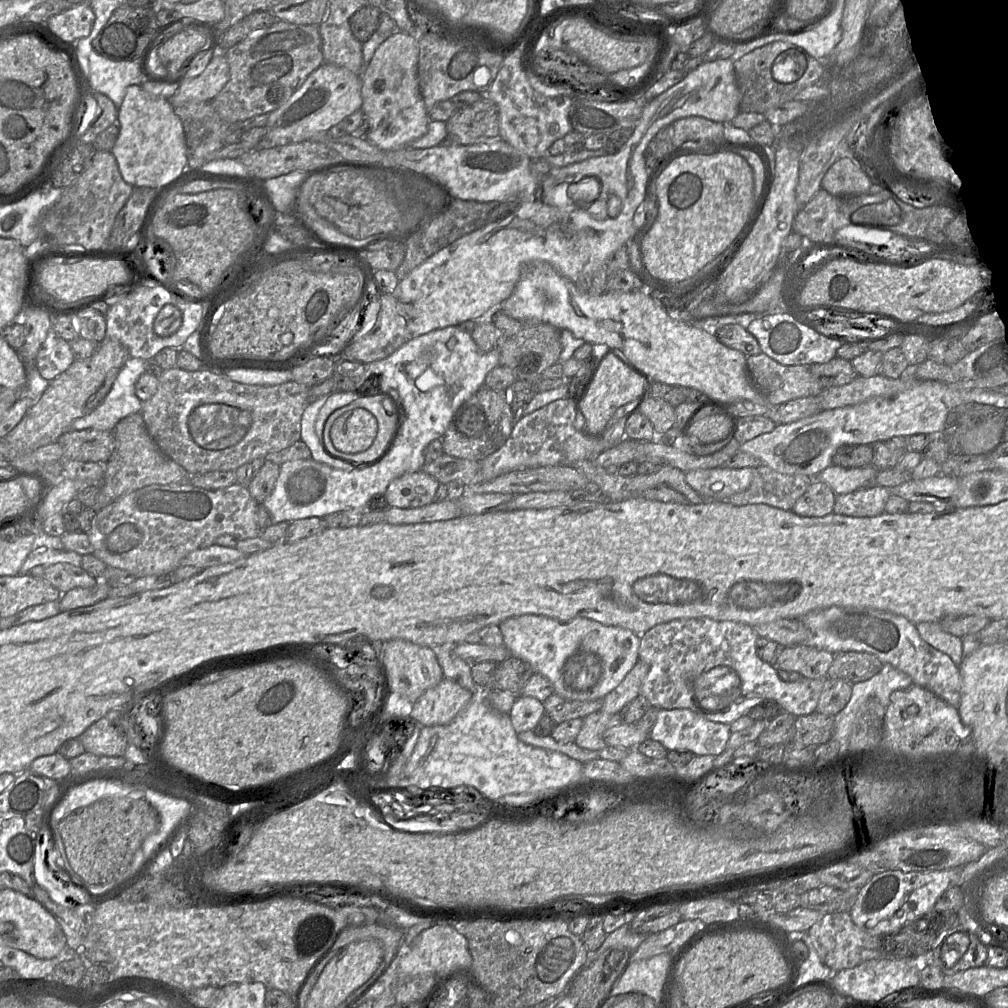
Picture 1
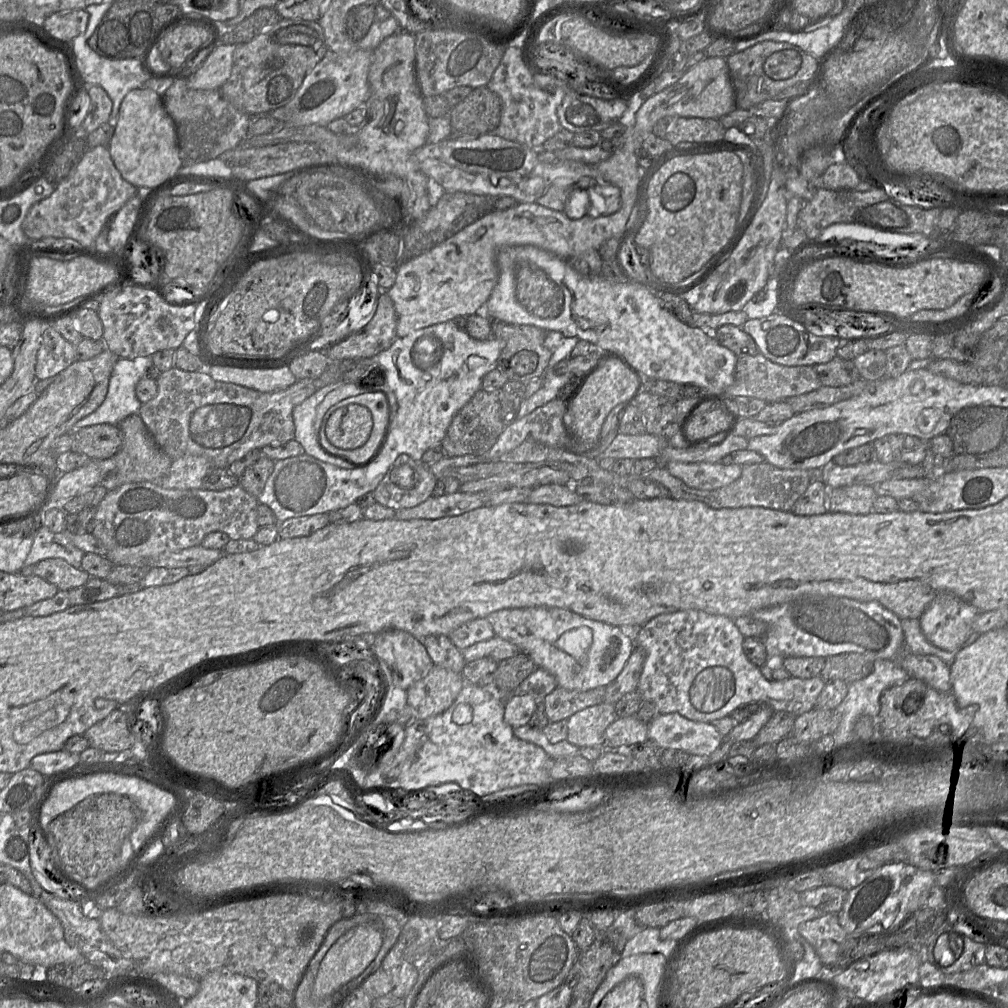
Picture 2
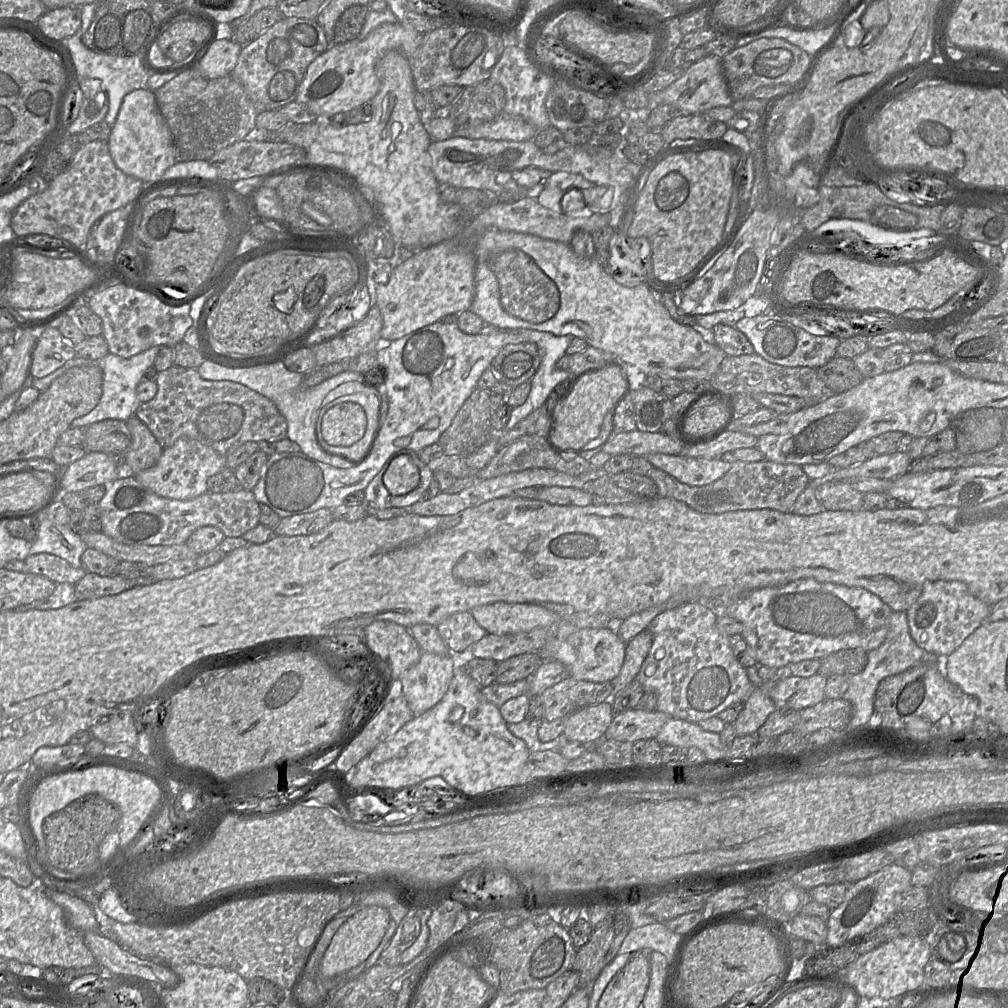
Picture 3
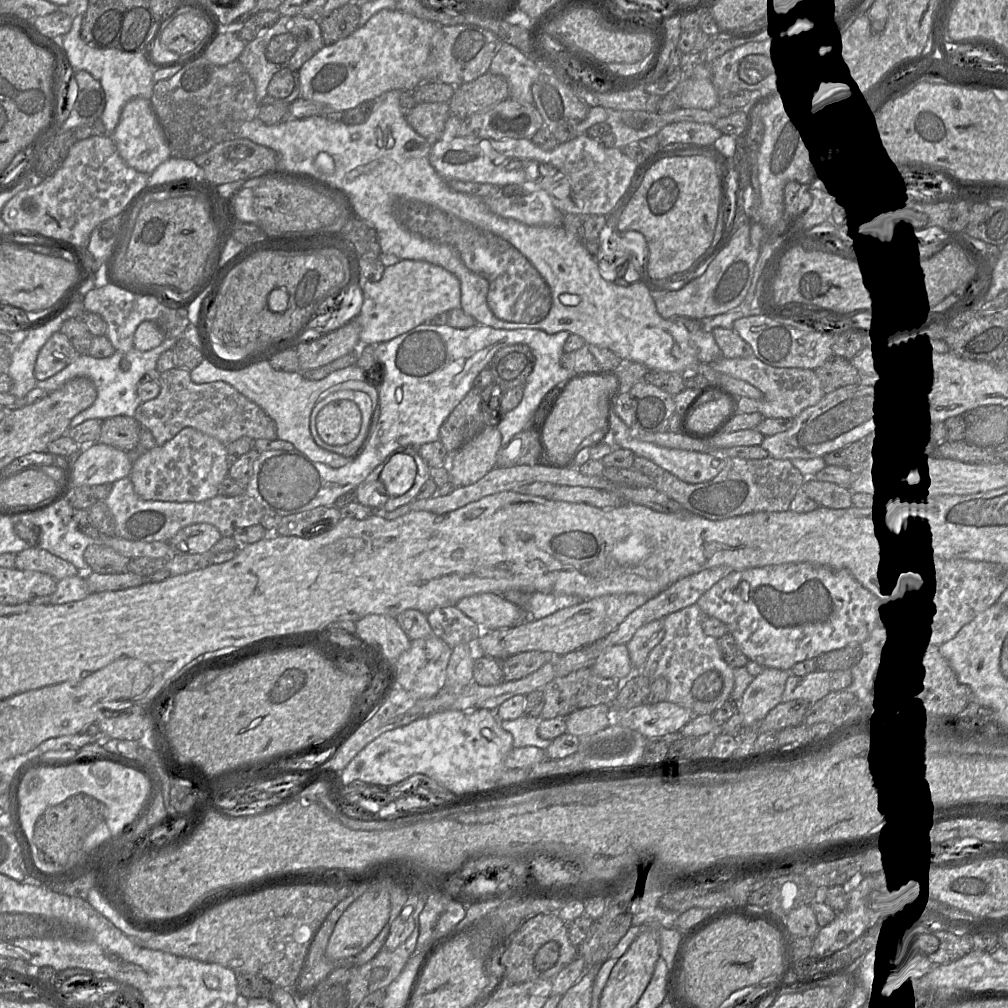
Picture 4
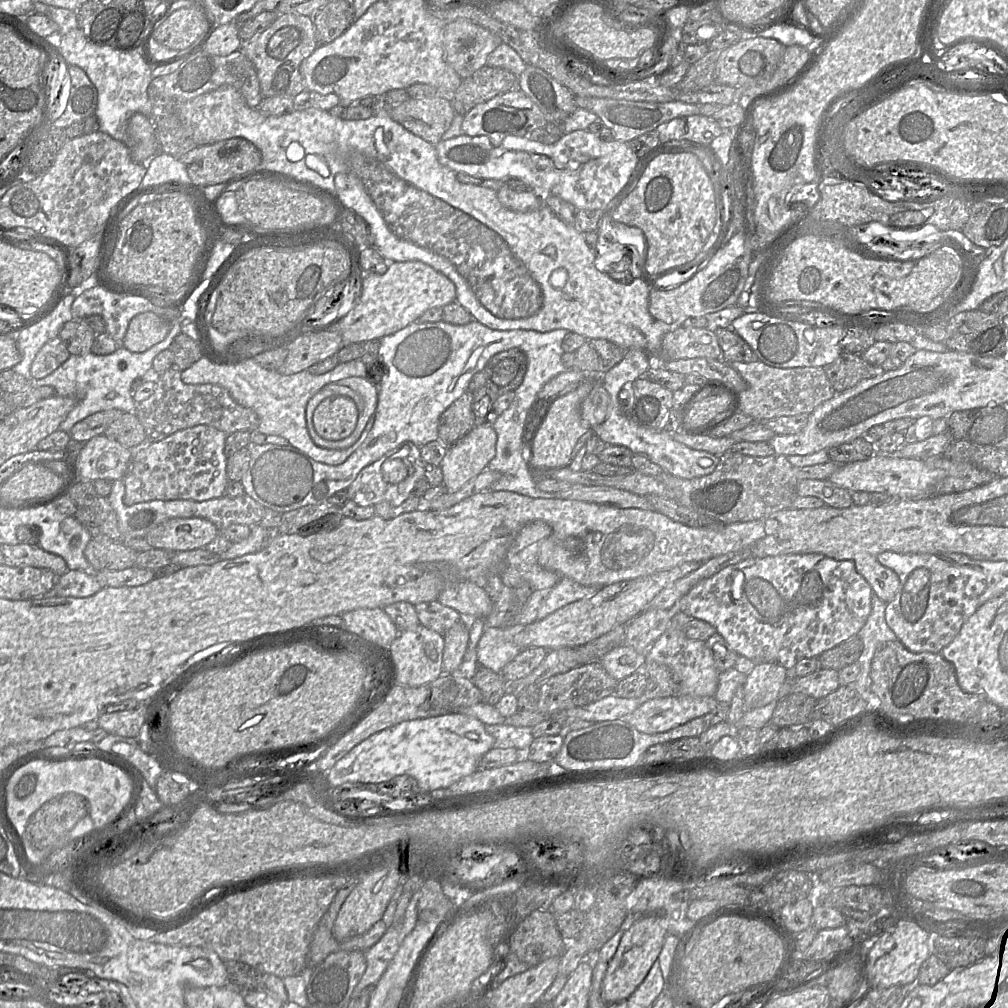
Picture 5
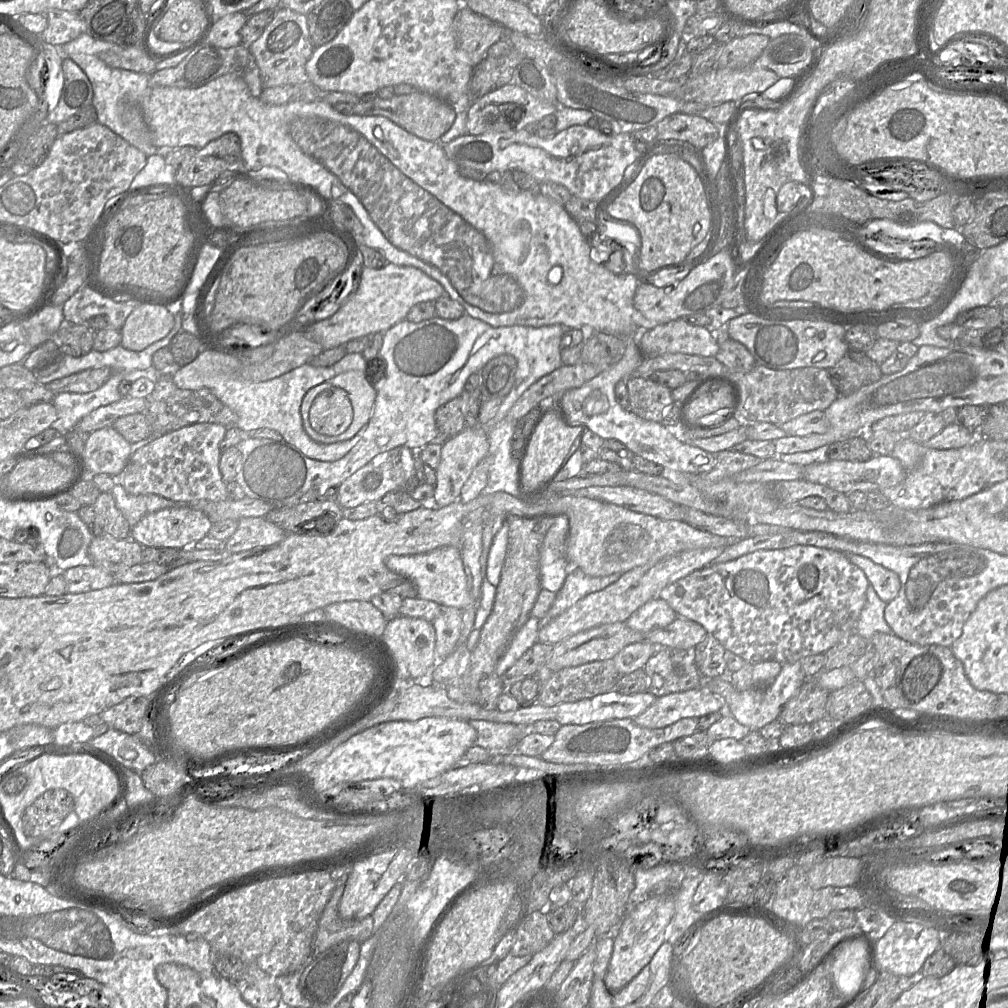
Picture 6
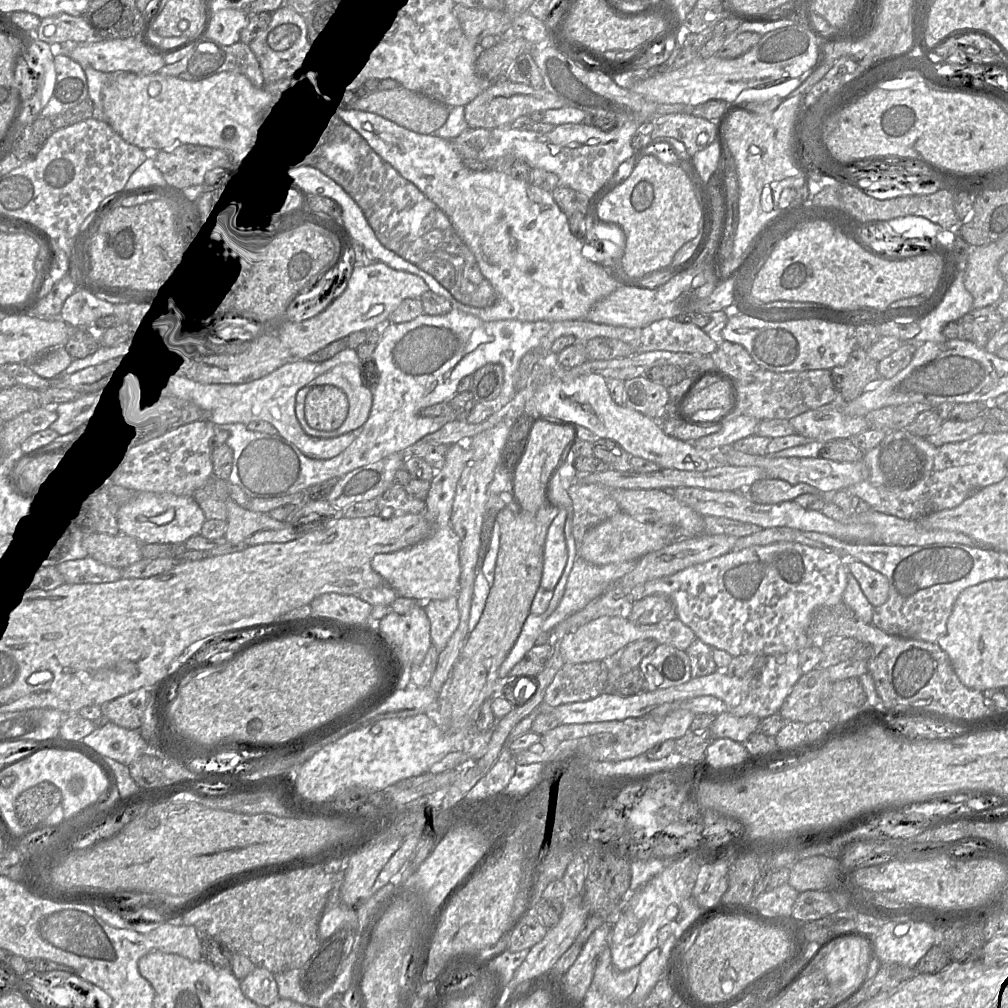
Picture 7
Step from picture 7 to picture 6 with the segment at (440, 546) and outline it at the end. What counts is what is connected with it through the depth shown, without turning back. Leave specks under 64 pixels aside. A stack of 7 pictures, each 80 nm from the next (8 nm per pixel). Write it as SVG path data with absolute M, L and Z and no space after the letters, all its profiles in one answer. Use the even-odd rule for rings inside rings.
M480 426L466 427L457 435L448 438L442 446L440 463L436 469L433 503L437 507L445 507L457 500L461 488L479 462L489 454L488 433ZM443 546L423 554L391 555L386 558L385 565L389 570L411 581L416 588L418 598L460 610L472 603L460 550L457 546Z

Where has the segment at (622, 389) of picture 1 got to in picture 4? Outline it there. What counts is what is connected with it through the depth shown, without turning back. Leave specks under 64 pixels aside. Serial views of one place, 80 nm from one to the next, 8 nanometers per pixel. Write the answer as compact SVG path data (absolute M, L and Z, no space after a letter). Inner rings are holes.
M612 371L571 379L559 395L541 434L542 444L551 461L556 464L565 462L587 436L607 425L609 405L617 388L618 378Z

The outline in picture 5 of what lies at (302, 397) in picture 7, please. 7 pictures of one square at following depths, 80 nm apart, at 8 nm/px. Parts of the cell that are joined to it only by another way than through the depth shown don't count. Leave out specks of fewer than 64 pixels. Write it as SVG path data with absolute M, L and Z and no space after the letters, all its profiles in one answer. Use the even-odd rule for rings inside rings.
M352 376L331 383L337 383L340 386L346 386L356 391L362 397L364 401L364 407L362 409L362 412L359 412L358 421L354 431L348 437L342 440L326 440L316 432L313 421L313 428L310 428L307 424L309 434L313 441L323 448L343 446L357 440L359 435L362 434L361 432L364 429L366 421L369 421L370 417L375 414L378 403L377 380L371 379L370 376L368 378Z

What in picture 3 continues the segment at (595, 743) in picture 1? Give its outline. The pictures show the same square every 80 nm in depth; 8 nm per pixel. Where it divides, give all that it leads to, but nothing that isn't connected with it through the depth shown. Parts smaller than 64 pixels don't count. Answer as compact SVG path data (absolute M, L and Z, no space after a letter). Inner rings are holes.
M610 701L582 707L564 717L563 736L592 745L600 741L615 713Z

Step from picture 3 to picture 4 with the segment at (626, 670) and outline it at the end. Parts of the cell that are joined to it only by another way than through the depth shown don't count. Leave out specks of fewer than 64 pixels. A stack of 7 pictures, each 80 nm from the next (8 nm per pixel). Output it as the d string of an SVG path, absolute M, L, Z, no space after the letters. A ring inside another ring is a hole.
M663 619L654 620L640 627L626 644L632 666L639 670L650 651L665 635Z

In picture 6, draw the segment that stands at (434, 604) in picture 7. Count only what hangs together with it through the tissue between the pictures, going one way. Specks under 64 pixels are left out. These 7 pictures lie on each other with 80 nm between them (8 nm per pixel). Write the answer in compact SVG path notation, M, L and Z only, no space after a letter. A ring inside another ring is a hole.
M442 606L441 612L431 622L435 630L435 652L437 660L444 660L458 645L462 629L462 610Z

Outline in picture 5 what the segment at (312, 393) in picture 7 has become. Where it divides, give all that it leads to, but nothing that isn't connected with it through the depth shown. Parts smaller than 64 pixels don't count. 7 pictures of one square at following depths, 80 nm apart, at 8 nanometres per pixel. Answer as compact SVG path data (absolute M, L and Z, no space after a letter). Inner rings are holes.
M332 395L323 399L313 413L316 432L326 440L342 440L355 429L359 411L348 396Z

